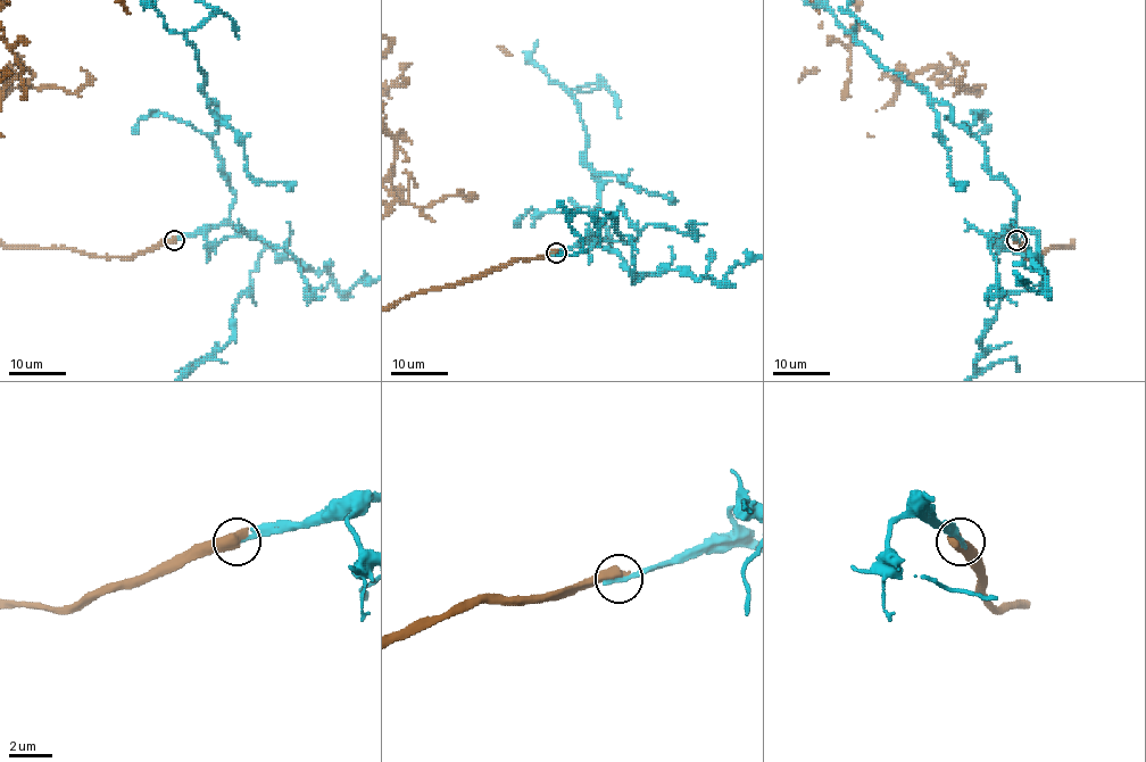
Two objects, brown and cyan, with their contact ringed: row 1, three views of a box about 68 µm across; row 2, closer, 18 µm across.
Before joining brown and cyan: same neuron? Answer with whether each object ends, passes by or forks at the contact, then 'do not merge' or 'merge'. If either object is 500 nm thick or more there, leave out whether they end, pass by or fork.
do not merge

